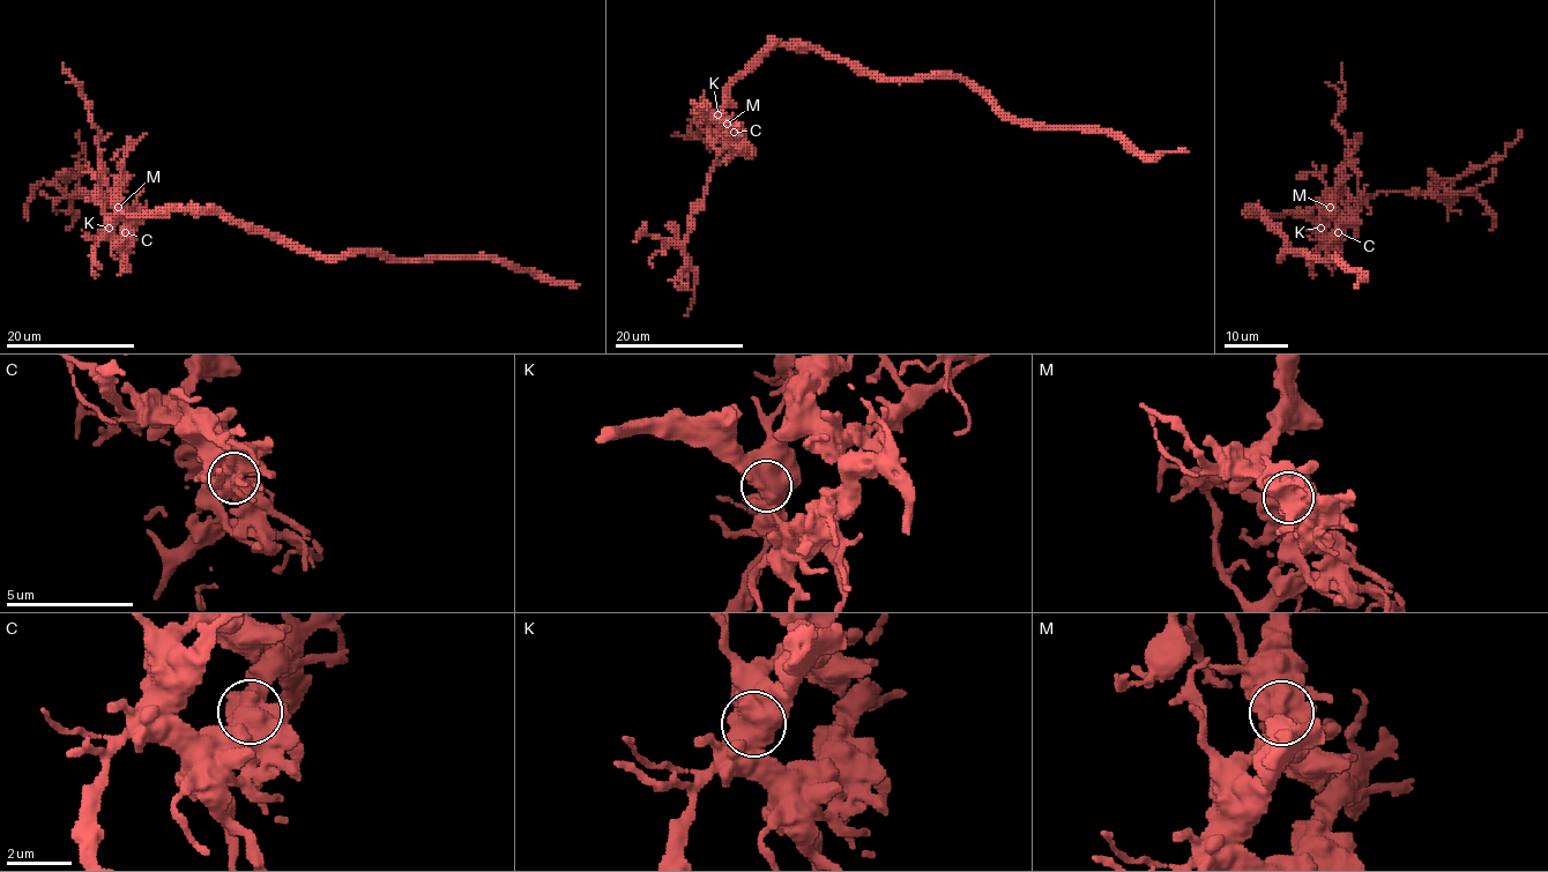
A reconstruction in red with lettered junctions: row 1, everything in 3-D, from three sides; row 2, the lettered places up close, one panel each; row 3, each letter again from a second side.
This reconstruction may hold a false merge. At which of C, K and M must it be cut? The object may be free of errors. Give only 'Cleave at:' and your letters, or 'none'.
Cleave at: C

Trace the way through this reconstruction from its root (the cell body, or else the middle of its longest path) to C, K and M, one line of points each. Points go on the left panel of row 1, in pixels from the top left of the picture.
C: (216, 213), (178, 210), (120, 213), (110, 232), (116, 237), (125, 232)
K: (216, 213), (178, 210), (120, 213), (109, 228)
M: (216, 213), (155, 210), (120, 213), (113, 220), (112, 215), (118, 207)

